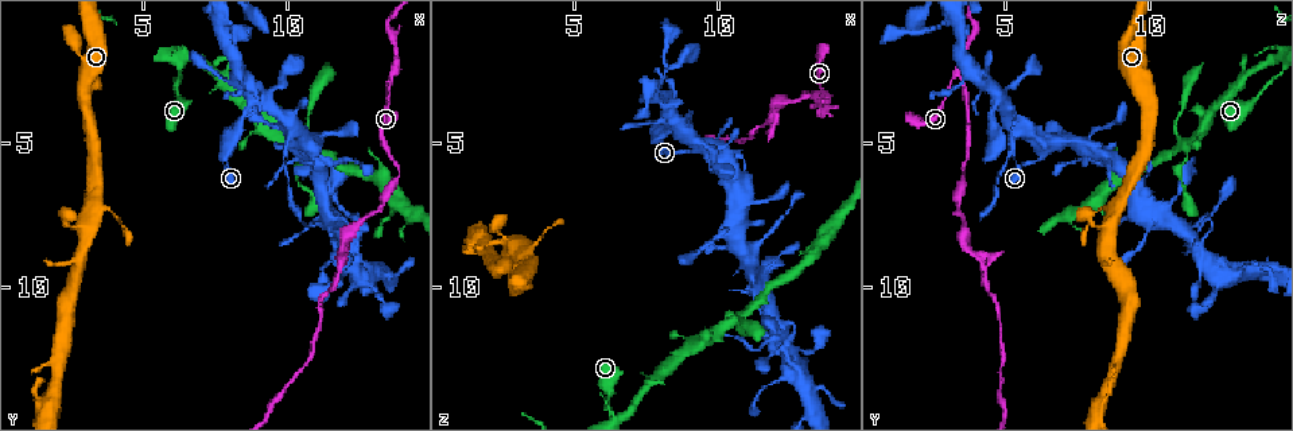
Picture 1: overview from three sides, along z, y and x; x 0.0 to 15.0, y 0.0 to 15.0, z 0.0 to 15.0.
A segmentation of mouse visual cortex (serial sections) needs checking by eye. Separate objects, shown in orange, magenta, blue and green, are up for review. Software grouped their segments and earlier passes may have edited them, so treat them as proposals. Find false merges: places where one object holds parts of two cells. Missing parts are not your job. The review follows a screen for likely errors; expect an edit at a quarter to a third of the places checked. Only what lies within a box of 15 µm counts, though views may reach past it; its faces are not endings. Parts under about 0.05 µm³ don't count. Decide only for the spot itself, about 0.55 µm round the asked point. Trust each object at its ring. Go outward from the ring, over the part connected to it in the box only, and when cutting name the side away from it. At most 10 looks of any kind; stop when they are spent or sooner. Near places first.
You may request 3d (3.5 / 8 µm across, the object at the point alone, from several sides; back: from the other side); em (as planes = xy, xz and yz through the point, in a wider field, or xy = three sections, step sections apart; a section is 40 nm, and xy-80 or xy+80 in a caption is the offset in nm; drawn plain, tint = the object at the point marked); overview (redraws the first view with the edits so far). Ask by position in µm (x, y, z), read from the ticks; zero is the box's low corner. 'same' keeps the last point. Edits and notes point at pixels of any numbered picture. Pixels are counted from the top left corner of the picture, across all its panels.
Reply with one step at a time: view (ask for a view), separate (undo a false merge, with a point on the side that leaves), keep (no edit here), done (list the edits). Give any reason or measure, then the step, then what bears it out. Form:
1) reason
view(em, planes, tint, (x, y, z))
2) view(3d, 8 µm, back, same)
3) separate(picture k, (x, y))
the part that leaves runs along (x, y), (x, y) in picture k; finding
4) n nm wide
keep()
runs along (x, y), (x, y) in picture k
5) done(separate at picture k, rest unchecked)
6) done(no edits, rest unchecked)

three-way junction
view(3d, 3.5 µm, (13.7, 2.8, 3.2))

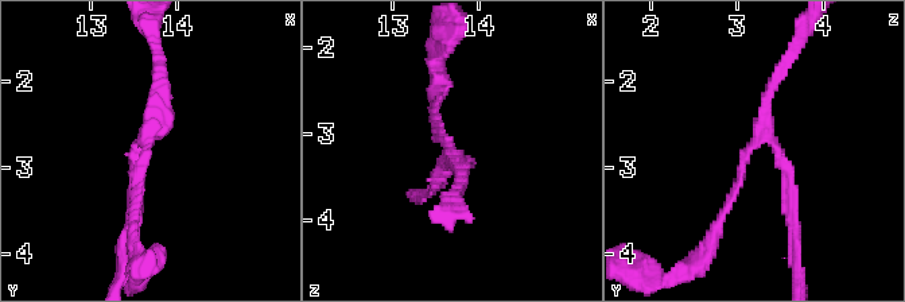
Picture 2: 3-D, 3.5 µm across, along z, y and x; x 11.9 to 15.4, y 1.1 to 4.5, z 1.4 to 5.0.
3 arms; arms of 100, 100, 150 nm
view(em, xy, step 2, plain, (13.60, 2.75, 3.25))

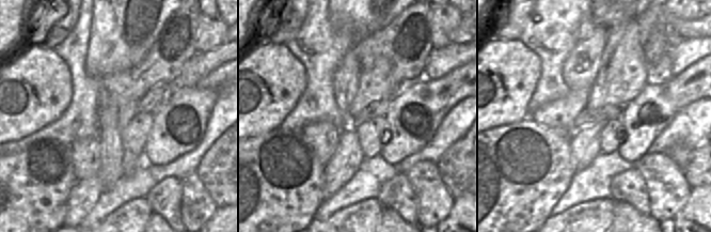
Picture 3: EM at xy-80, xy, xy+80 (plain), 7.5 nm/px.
with the object marked
view(em, xy, step 2, tint, same)

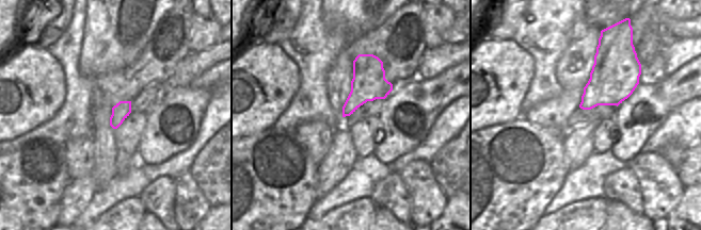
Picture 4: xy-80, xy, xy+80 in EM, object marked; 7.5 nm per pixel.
keep()
runs along (718, 221), (758, 139), (789, 171), (789, 209) in picture 2; all the same cell

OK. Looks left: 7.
view(3d, 3.5 µm, back, (12.0, 8.9, 3.9))

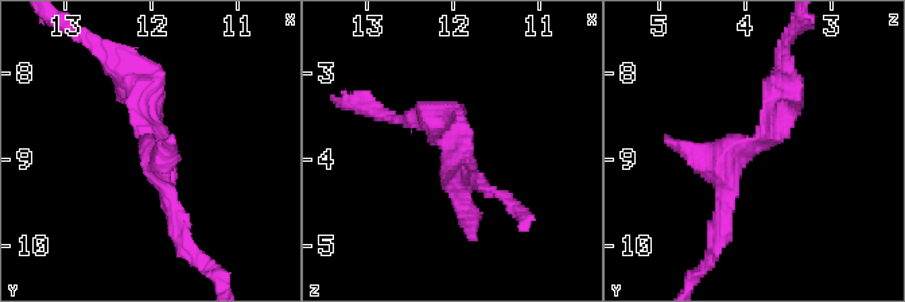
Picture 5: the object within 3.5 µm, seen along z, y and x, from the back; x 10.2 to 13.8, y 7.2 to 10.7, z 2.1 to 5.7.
view(em, planes, tint, (11.95, 8.80, 3.85))

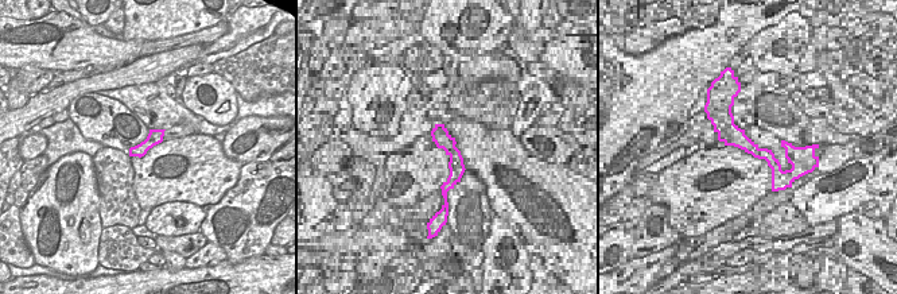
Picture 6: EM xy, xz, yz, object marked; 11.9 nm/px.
keep()
runs along (785, 76), (788, 117), (733, 167), (719, 213) in picture 5; all the same cell

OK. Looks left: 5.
thin neck
view(3d, 3.5 µm, (10.7, 5.1, 11.2))

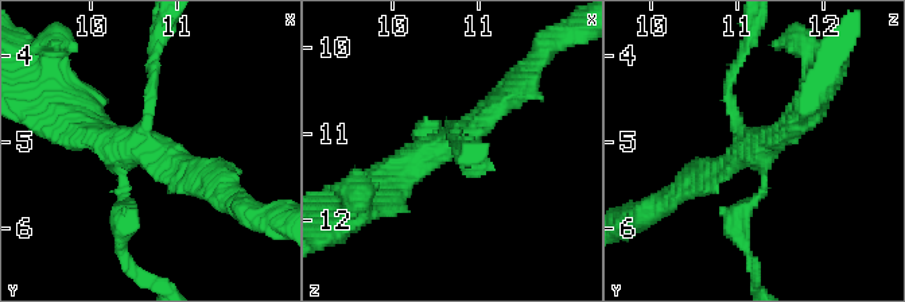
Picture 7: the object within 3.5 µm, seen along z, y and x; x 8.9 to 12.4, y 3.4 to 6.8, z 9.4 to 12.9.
need the tissue
view(em, xy, step 1, tint, (10.60, 5.05, 11.15))

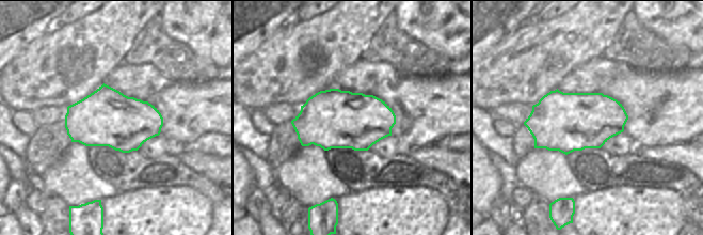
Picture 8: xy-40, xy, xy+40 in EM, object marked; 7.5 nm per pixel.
view(em, xy, step 2, tint, same)

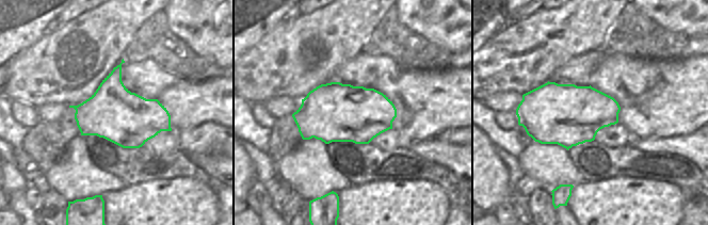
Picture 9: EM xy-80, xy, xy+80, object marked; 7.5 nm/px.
440 nm wide
keep()
runs along (372, 194), (512, 93) in picture 7; all the same cell

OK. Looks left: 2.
side arm on a straight run
view(3d, 8 µm, (10.0, 4.6, 5.3))

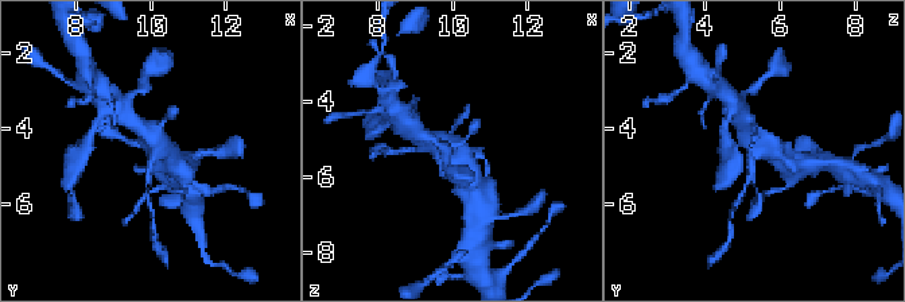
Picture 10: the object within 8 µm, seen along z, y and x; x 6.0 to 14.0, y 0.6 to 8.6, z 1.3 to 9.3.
shape alone is not enough
view(em, planes, tint, (10.1, 4.7, 5.4))

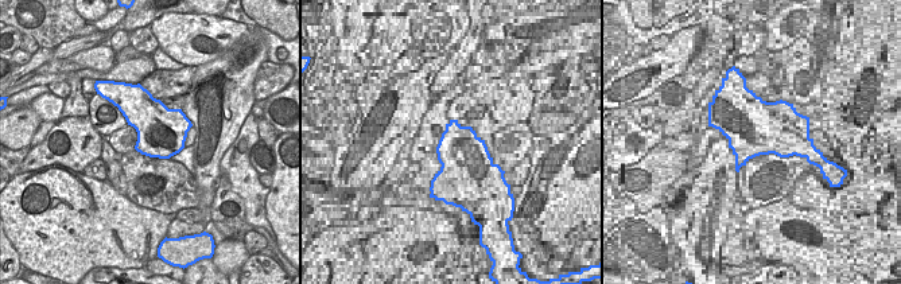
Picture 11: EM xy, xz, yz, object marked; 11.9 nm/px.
separate(picture 10, (740, 198))
the part that leaves runs along (749, 175), (731, 213), (730, 225) in picture 10; a second cell is stuck on

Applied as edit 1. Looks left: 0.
done(separate at picture 10, rest unchecked)

